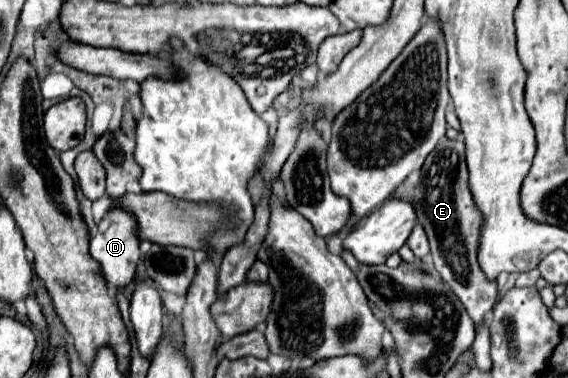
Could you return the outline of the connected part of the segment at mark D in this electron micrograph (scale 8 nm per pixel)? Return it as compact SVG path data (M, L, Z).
M112 207L106 211L106 215L102 217L100 225L98 225L98 233L92 237L90 241L90 255L92 259L96 259L102 265L102 273L104 279L108 281L108 285L112 289L124 287L134 279L134 271L136 271L136 263L140 259L140 237L136 231L136 217L126 211L124 207Z

